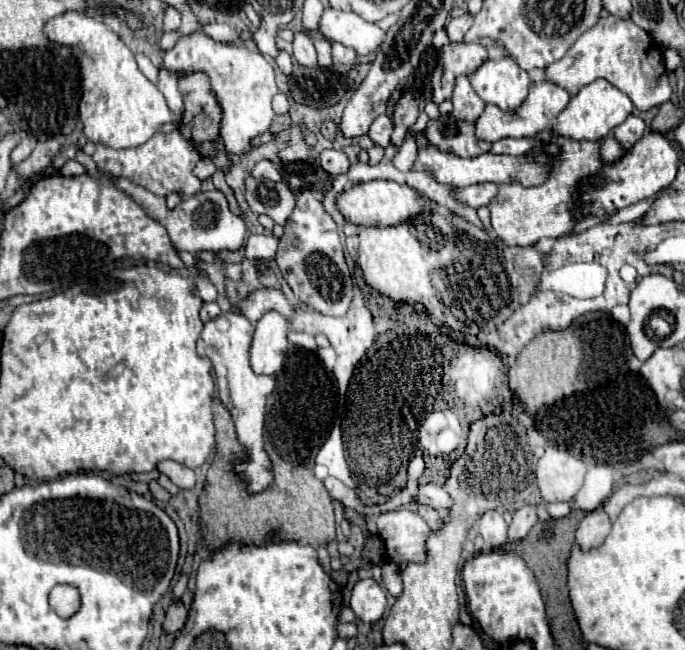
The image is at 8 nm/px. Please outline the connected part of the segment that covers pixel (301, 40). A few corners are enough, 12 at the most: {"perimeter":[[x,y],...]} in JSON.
{"perimeter":[[304,33],[294,37],[294,57],[300,65],[318,67],[316,49]]}

